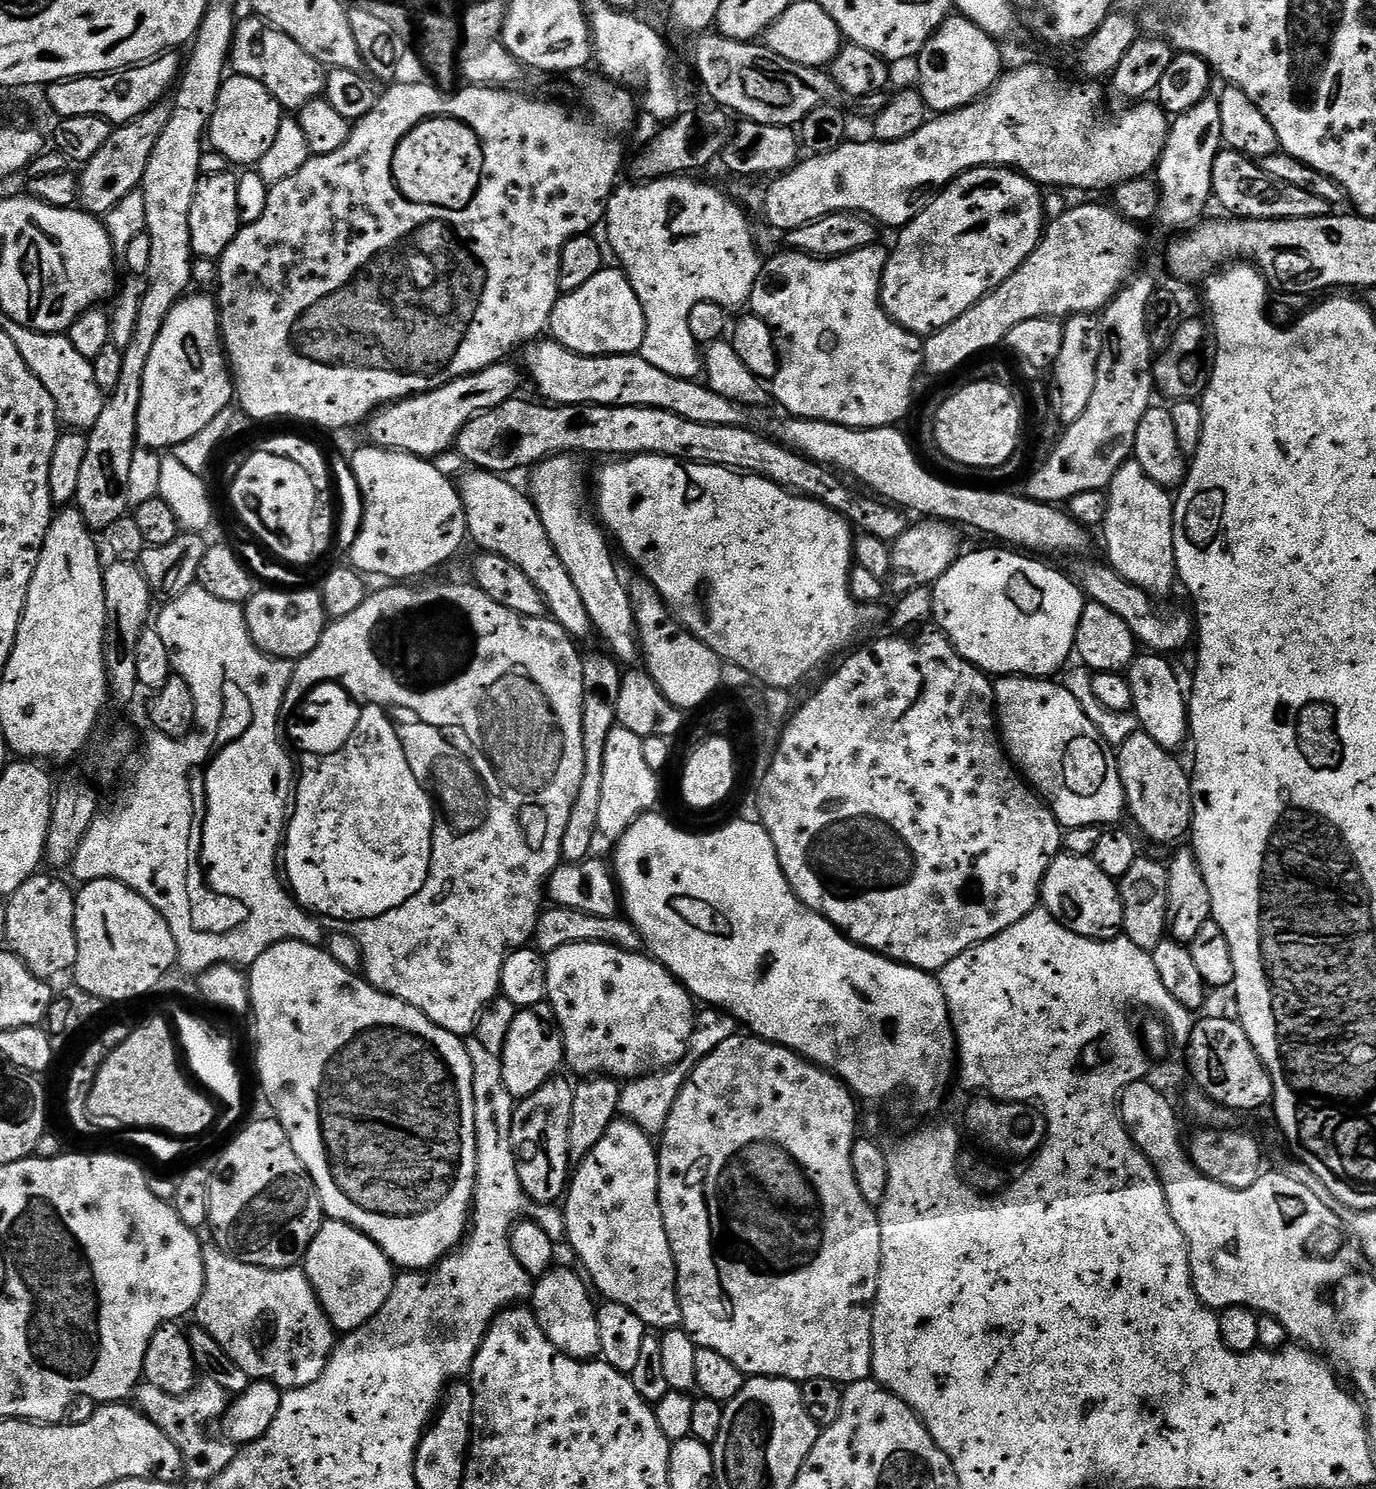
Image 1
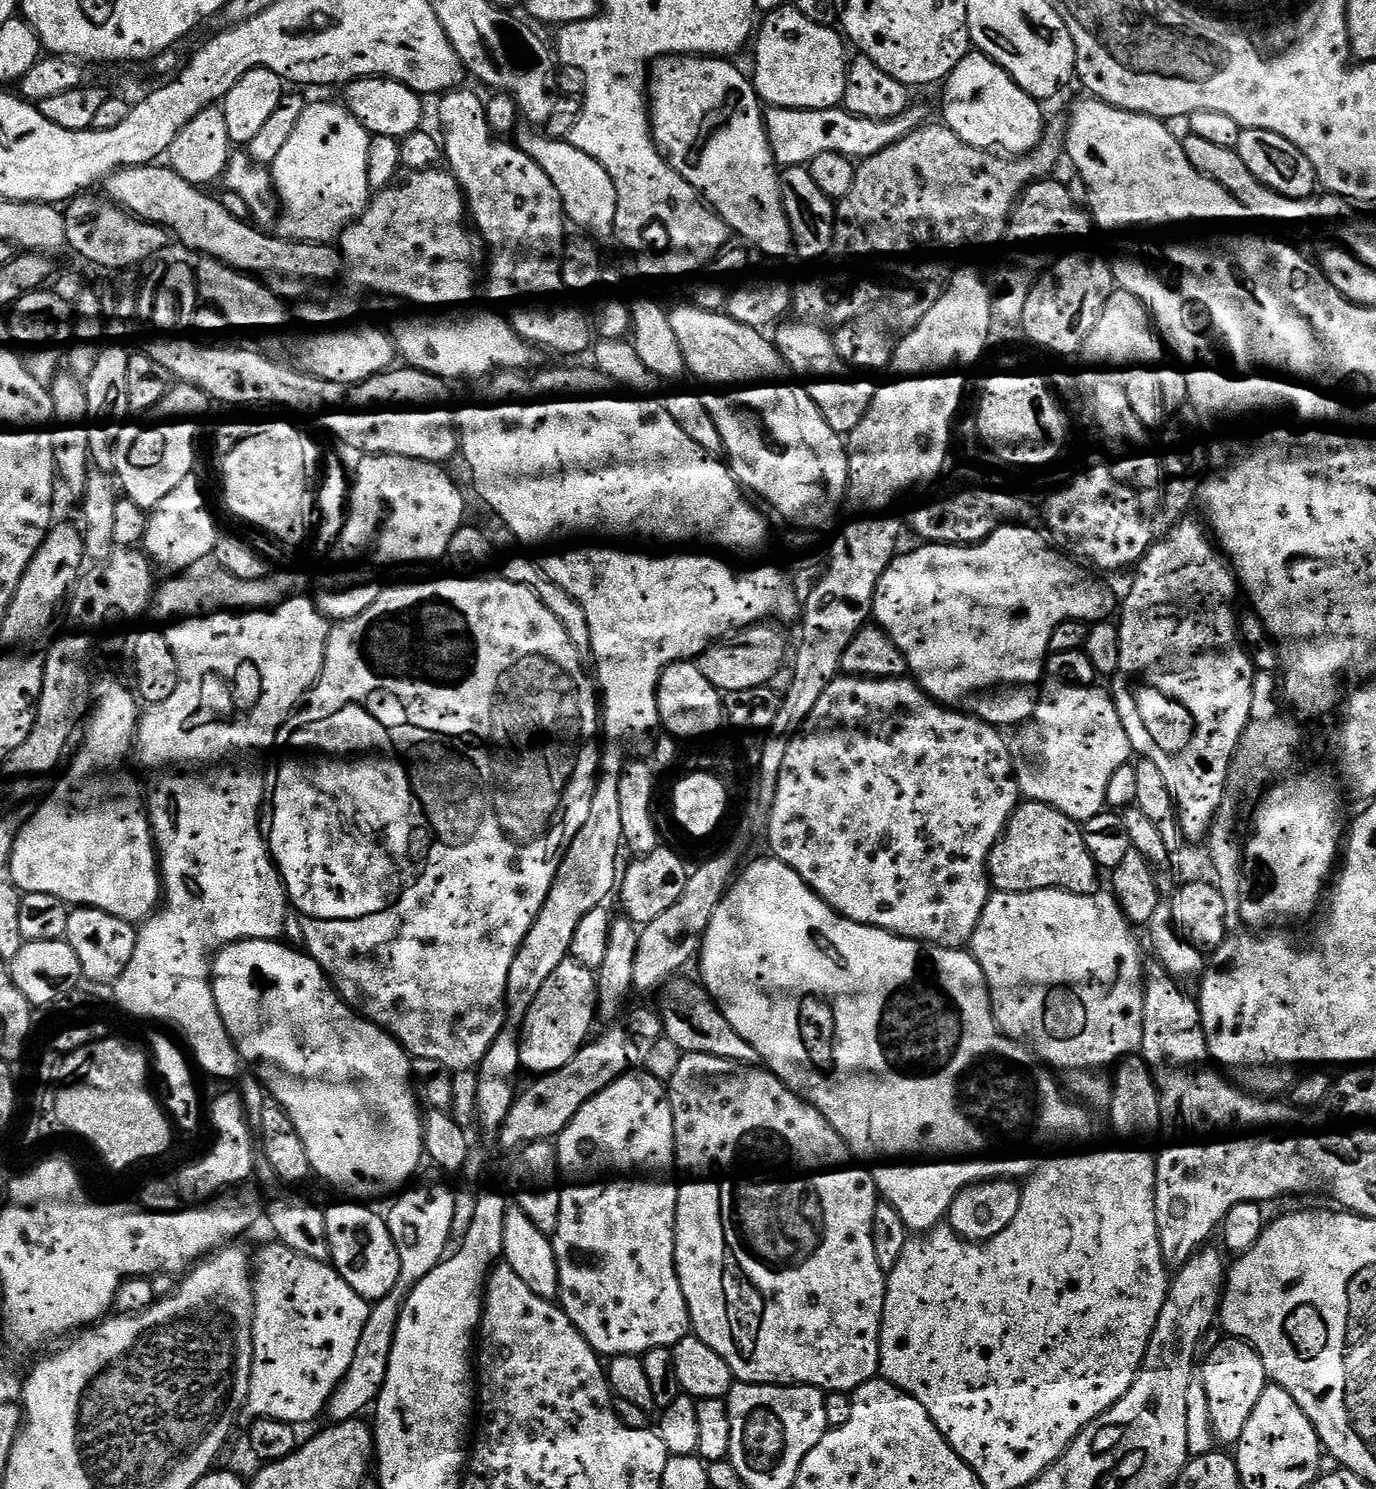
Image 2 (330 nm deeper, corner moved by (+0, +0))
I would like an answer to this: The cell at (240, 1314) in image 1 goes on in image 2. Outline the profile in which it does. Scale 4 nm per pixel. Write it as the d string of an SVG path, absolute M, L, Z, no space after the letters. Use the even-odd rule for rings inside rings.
M271 1242L260 1252L258 1256L258 1283L255 1285L256 1313L252 1315L252 1377L250 1378L250 1390L248 1391L247 1411L252 1411L253 1417L261 1420L280 1420L283 1424L301 1426L325 1415L328 1402L335 1390L343 1382L344 1375L350 1370L354 1362L355 1352L358 1350L358 1340L362 1337L362 1328L366 1325L370 1304L363 1295L360 1296L331 1268L331 1263L306 1258L302 1254L294 1254L285 1244Z

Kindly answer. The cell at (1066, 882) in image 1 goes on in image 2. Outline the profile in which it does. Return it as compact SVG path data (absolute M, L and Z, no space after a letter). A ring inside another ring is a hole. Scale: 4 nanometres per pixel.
M1021 803L988 856L988 879L997 892L1061 888L1074 894L1094 894L1101 887L1099 875L1090 850L1086 850L1081 825L1046 804Z

